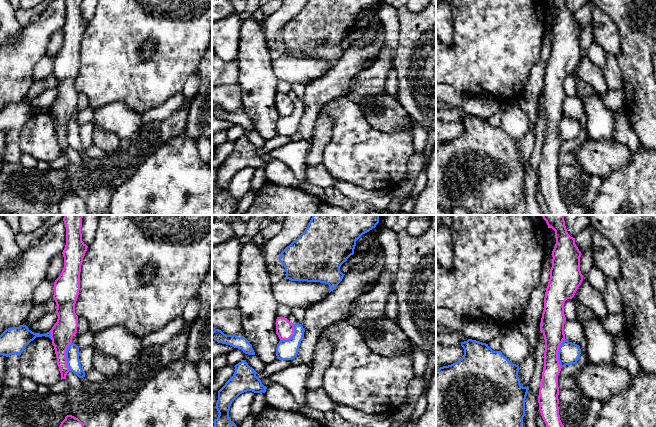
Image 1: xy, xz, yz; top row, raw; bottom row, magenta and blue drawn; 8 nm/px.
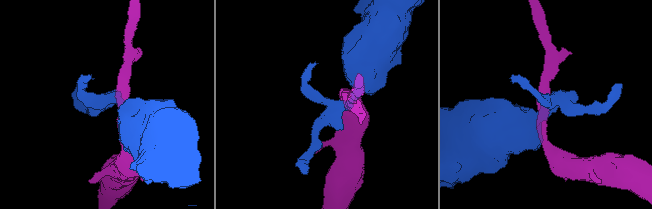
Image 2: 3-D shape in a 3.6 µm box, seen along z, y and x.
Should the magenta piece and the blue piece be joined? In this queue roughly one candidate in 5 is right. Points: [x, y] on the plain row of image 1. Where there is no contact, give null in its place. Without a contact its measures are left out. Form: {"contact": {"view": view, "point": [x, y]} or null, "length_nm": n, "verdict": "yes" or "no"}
{"contact": {"view": "yz", "point": [557, 129]}, "length_nm": 240, "verdict": "no"}

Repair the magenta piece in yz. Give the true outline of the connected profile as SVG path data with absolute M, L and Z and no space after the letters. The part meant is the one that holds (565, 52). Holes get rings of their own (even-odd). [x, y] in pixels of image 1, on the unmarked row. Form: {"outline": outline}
{"outline": "M547 0L555 7L556 20L552 27L550 55L544 73L540 107L545 116L544 143L539 165L538 179L541 192L551 215L571 215L568 205L559 191L558 151L561 142L558 127L565 115L564 79L572 75L583 57L580 47L581 28L565 0Z"}

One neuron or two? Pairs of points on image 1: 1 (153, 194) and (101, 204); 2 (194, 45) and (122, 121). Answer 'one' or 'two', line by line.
1: two
2: two

